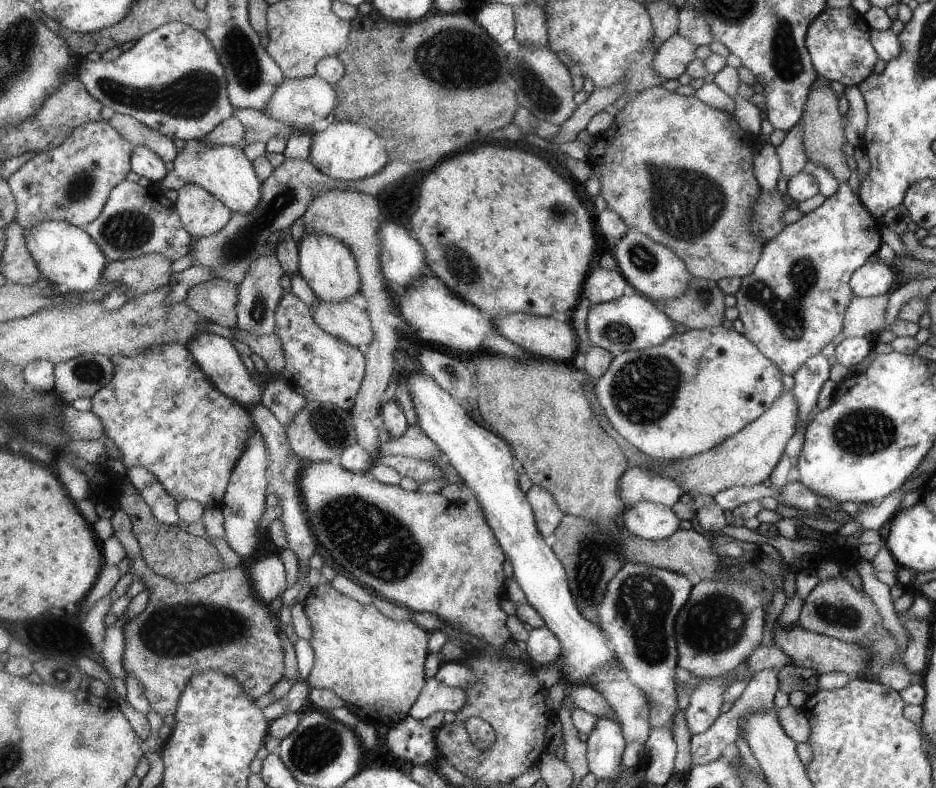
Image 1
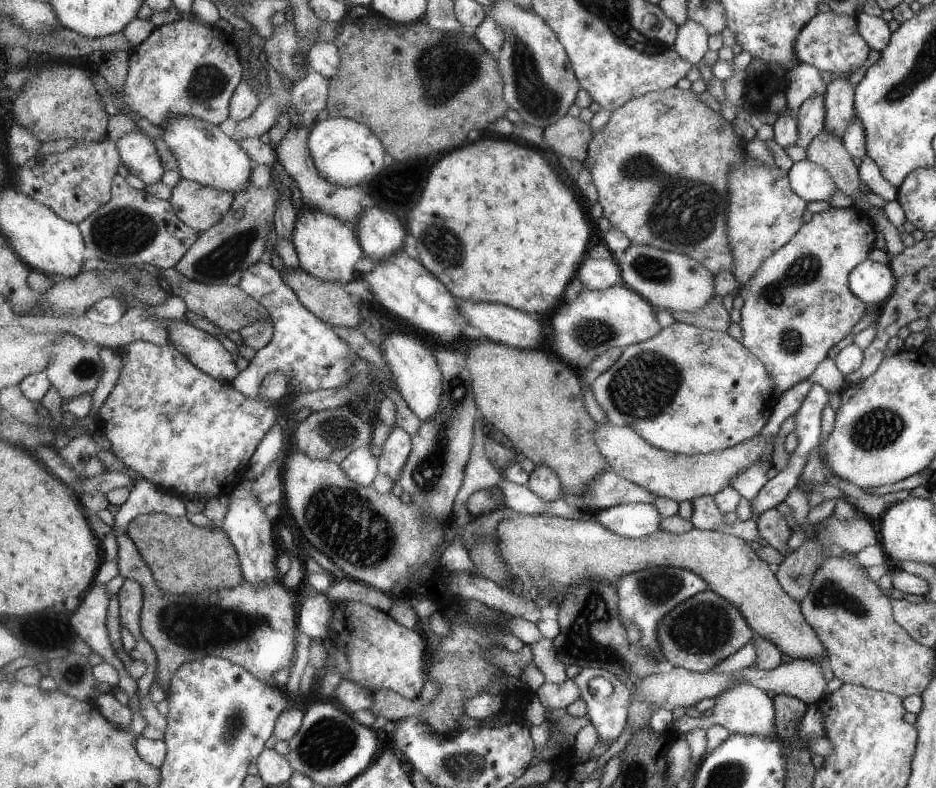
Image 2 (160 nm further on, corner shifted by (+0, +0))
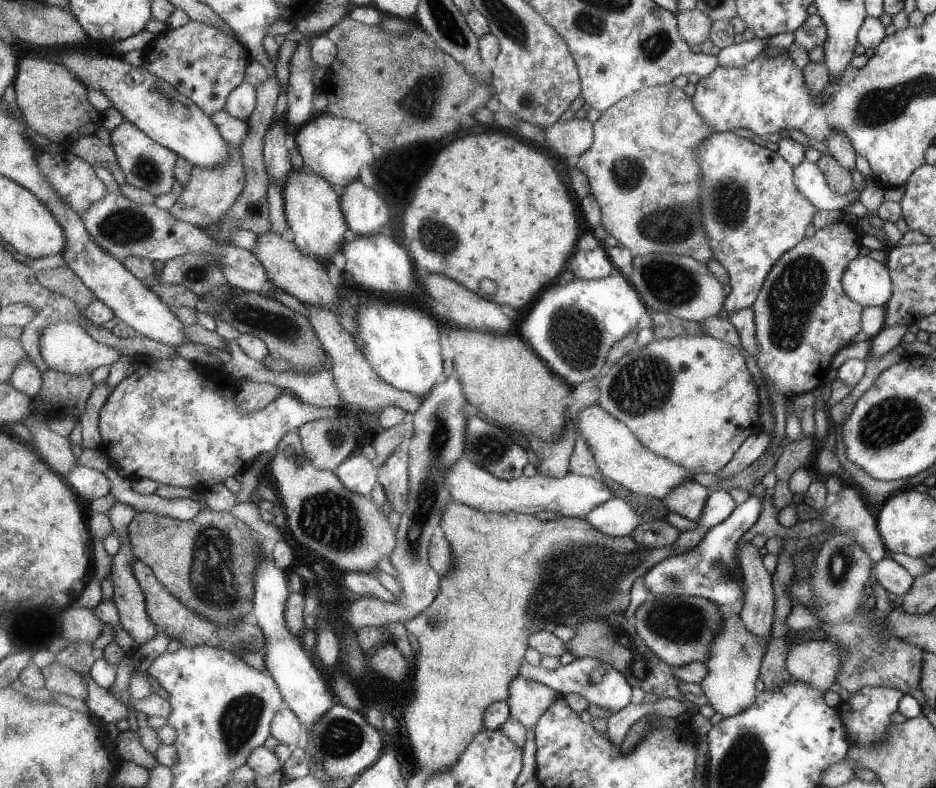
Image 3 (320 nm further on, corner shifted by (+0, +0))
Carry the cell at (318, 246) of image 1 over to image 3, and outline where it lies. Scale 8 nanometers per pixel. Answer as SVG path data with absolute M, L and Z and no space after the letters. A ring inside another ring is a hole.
M306 167L288 172L284 188L286 217L294 232L294 241L305 254L330 260L333 254L337 254L344 247L344 240L351 232L340 197L340 191L326 178Z

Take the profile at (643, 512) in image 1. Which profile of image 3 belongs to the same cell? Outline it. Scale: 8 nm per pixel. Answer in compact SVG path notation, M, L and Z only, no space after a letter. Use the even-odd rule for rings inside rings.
M613 497L593 508L586 518L597 530L614 537L624 537L643 522L642 516L627 501Z

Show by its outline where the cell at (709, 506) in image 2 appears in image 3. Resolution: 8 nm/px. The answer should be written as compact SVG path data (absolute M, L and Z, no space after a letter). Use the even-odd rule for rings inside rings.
M689 479L687 483L683 482L665 495L663 500L671 511L688 518L691 522L698 522L711 493L706 486Z

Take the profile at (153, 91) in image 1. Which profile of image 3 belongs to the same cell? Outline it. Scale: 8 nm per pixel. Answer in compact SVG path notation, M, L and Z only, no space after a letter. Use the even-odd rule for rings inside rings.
M193 19L182 27L166 28L166 32L159 34L142 51L141 67L171 83L180 93L194 100L210 117L222 111L226 107L229 95L245 82L245 68L251 61L251 52L241 40L213 25Z

